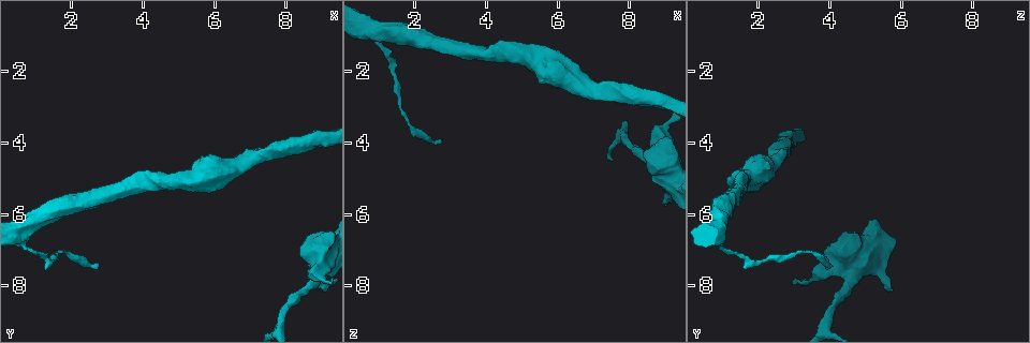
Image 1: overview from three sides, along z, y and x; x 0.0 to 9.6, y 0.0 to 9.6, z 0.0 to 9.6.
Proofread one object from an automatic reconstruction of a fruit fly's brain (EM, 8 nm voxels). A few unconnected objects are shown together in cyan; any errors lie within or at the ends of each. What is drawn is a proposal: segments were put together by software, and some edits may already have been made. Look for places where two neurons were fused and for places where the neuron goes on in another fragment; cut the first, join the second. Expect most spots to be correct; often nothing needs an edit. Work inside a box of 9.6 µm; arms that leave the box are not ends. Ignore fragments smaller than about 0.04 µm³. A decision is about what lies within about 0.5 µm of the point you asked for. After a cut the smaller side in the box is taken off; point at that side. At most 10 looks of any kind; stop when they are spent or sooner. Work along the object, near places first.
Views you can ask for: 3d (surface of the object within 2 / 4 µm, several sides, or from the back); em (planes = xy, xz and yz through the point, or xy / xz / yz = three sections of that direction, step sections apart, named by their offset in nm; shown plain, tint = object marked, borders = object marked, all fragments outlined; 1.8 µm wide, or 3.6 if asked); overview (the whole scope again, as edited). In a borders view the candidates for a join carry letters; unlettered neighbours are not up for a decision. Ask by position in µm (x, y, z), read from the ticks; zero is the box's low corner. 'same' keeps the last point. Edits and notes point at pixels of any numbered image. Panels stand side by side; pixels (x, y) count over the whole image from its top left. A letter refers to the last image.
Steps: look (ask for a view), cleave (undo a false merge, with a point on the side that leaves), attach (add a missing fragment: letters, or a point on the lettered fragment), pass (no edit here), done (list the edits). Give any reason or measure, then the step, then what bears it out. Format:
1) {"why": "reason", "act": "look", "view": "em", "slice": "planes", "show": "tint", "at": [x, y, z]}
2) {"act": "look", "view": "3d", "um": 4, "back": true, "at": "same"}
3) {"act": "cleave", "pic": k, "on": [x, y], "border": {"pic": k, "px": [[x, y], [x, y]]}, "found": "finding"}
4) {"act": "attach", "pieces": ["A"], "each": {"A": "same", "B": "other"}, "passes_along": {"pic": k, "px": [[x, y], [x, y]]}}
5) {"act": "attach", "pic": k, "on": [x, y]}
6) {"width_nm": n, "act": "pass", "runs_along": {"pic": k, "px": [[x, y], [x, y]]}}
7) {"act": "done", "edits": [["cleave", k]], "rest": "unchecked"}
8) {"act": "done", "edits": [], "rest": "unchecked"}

{"why": "thick turns thin", "act": "look", "view": "em", "um": 3.6, "slice": "xz", "step": 8, "show": "borders", "at": [0.65, 6.40, 0.80]}

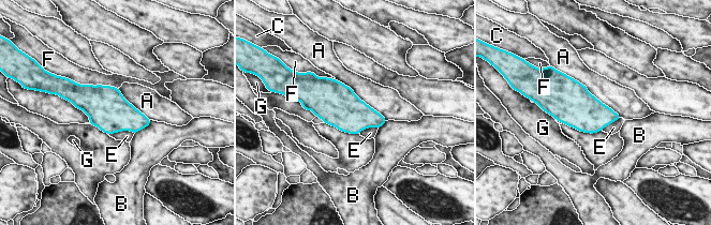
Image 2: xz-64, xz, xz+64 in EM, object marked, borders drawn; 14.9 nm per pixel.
{"act": "look", "view": "em", "um": 3.6, "slice": "planes", "show": "borders", "at": "same"}

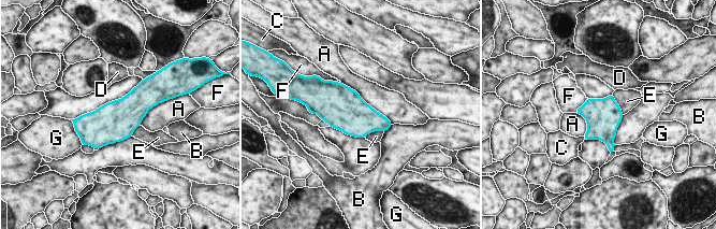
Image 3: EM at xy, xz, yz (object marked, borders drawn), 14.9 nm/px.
{"width_nm": 550, "act": "pass", "each": {"A": "other", "B": "other", "C": "other", "D": "other", "E": "other", "F": "other", "G": "other"}, "border": {"pic": 3, "px": [[342, 84], [352, 88], [393, 124]]}, "found": "all the same neuron"}

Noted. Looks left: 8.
{"why": "branch stops here", "act": "look", "view": "3d", "um": 4, "at": [2.80, 7.40, 4.00]}

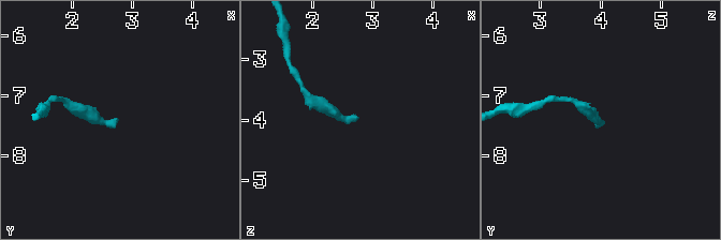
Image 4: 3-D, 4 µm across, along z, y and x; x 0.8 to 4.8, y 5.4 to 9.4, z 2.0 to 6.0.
{"act": "look", "view": "em", "slice": "planes", "show": "borders", "at": [2.75, 7.40, 4.05]}

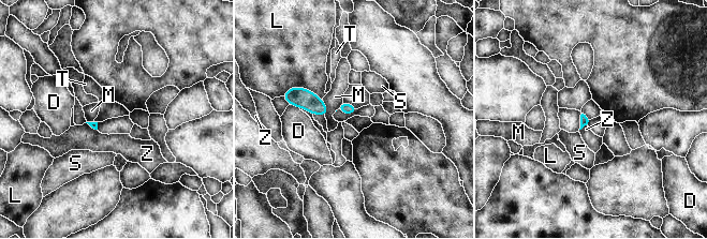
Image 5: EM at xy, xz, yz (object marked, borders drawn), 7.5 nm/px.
{"act": "pass", "each": {"D": "other", "L": "other", "M": "other", "S": "other", "T": "other", "Z": "other"}, "border": {"pic": 5, "px": [[587, 123], [579, 130]]}, "found": "no lettered fragment goes on from it"}

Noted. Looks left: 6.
{"why": "sudden change in width", "act": "look", "view": "3d", "um": 4, "at": [6.50, 4.70, 2.30]}

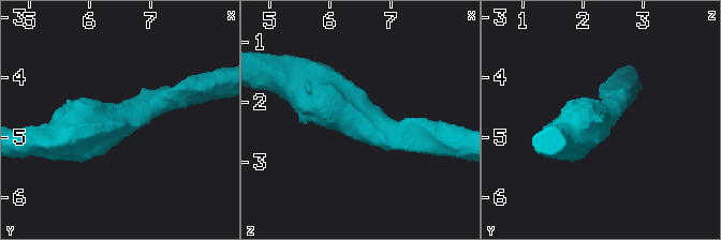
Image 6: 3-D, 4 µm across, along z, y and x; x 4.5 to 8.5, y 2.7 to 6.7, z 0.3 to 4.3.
{"why": "need the tissue", "act": "look", "view": "em", "um": 3.6, "slice": "planes", "show": "borders", "at": [6.45, 4.70, 2.25]}

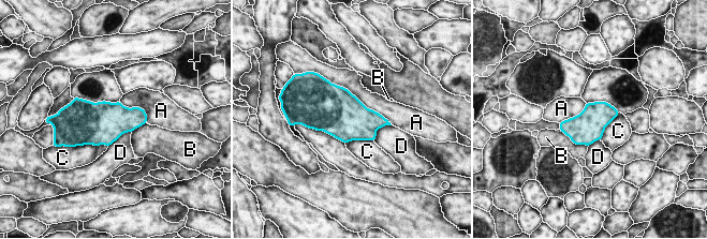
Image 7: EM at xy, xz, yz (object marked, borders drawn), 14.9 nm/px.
{"act": "pass", "each": {"A": "other", "B": "other", "C": "other", "D": "other"}, "border": {"pic": 7, "px": [[337, 85], [388, 121]]}, "found": "one neuron here"}

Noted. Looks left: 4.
{"act": "look", "view": "3d", "um": 4, "at": [8.95, 8.05, 5.70]}

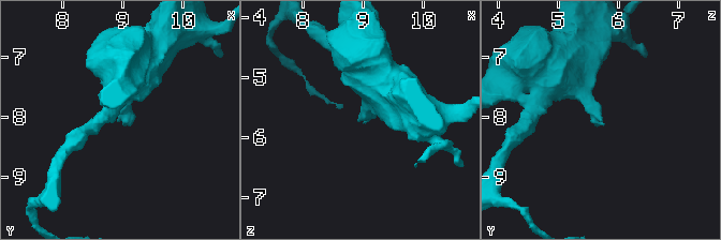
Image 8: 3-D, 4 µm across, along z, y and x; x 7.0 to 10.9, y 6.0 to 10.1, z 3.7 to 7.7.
{"why": "need the tissue", "act": "look", "view": "em", "slice": "yz", "step": 4, "show": "borders", "at": [8.95, 8.10, 5.70]}

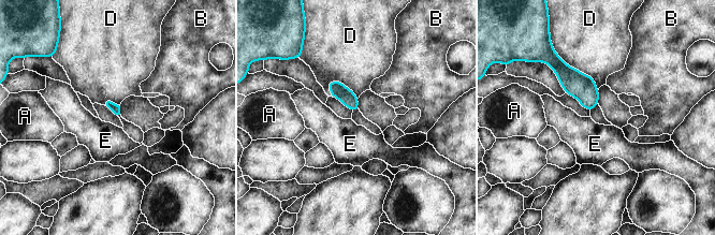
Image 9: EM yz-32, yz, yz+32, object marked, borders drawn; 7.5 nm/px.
{"why": "cut it another way", "act": "look", "view": "em", "slice": "planes", "show": "borders", "at": "same"}

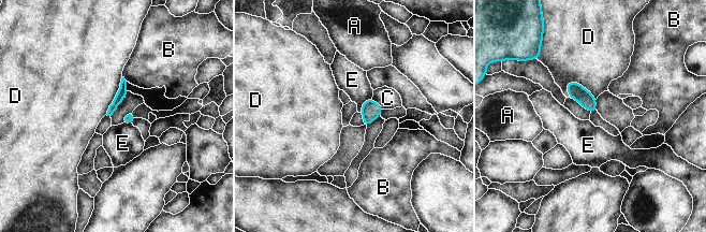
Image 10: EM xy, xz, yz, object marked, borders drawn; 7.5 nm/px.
{"act": "pass", "each": {"A": "other", "B": "other", "C": "other", "D": "other", "E": "other"}, "border": {"pic": 10, "px": [[371, 97], [363, 102], [359, 112]]}, "found": "none of them fits"}

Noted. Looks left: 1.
{"act": "done", "edits": [], "rest": "unchecked"}

